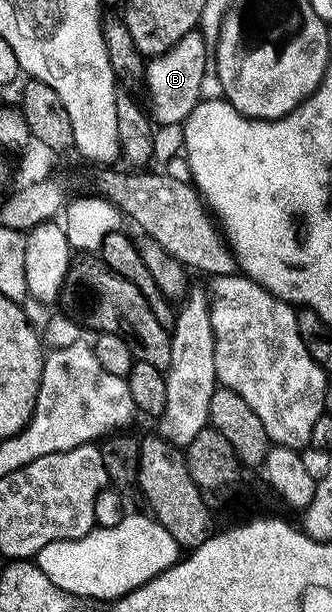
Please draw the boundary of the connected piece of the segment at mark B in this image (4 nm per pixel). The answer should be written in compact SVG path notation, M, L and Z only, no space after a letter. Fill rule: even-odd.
M202 32L190 34L165 55L152 58L145 69L145 87L153 95L151 115L160 126L177 127L186 124L188 117L194 113L202 102L202 85L209 73L209 43L202 37Z

